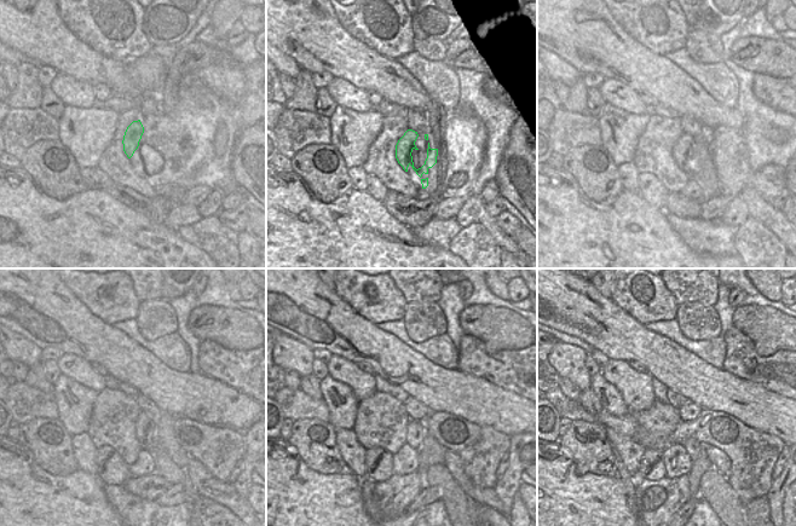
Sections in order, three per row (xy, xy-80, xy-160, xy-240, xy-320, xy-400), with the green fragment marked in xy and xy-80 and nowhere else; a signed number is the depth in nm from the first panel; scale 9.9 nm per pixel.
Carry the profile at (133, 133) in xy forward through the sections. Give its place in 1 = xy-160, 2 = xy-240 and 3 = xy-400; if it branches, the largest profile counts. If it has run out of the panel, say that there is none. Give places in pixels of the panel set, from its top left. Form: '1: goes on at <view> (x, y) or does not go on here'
1: goes on at xy-160 (688, 155)
2: goes on at xy-240 (145, 427)
3: goes on at xy-400 (692, 446)

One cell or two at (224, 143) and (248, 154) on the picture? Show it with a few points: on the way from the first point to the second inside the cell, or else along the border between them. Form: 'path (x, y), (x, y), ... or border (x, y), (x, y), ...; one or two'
border (251, 125), (236, 137), (232, 175); two

